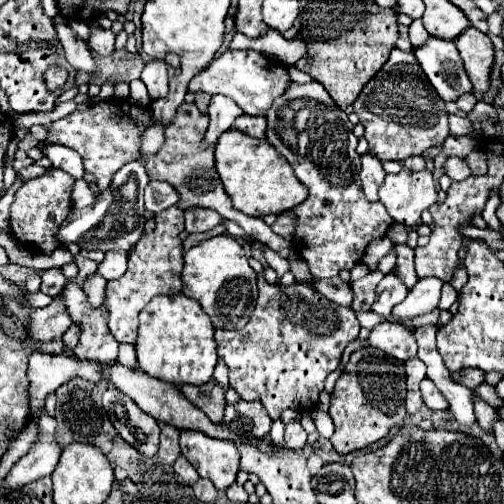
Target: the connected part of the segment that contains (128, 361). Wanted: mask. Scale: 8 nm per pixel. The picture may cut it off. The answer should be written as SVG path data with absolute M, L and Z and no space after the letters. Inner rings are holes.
M121 345L119 349L119 359L117 359L121 365L125 367L131 367L131 369L139 369L137 365L137 355L135 355L135 349L131 345Z

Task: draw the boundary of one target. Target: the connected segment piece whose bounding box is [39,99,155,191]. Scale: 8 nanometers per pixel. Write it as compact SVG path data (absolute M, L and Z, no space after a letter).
M121 99L121 103L101 101L97 105L85 107L85 111L75 111L55 123L45 125L49 135L39 143L39 149L41 153L43 145L65 145L75 149L81 155L87 173L93 173L97 177L99 191L105 191L115 171L139 159L139 139L143 137L143 131L151 127L151 123L155 123L155 119L151 119L151 111L147 111L147 107L131 103L129 99Z

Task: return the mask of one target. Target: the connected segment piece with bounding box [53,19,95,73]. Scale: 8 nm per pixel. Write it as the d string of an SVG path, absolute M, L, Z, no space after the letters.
M53 19L53 27L55 27L55 31L57 31L59 43L61 43L63 49L65 49L67 61L69 61L75 69L79 69L79 71L93 73L95 61L93 61L93 57L91 57L91 51L89 51L89 47L87 47L87 43L85 43L83 39L79 39L65 21Z

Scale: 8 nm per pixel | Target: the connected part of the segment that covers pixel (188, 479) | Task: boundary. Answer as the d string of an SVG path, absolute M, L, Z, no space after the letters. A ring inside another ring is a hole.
M179 455L177 457L177 461L175 461L175 471L177 471L177 475L187 483L187 485L193 485L197 479L199 479L199 475L197 475L197 471L195 471L195 467L183 457L183 455Z

